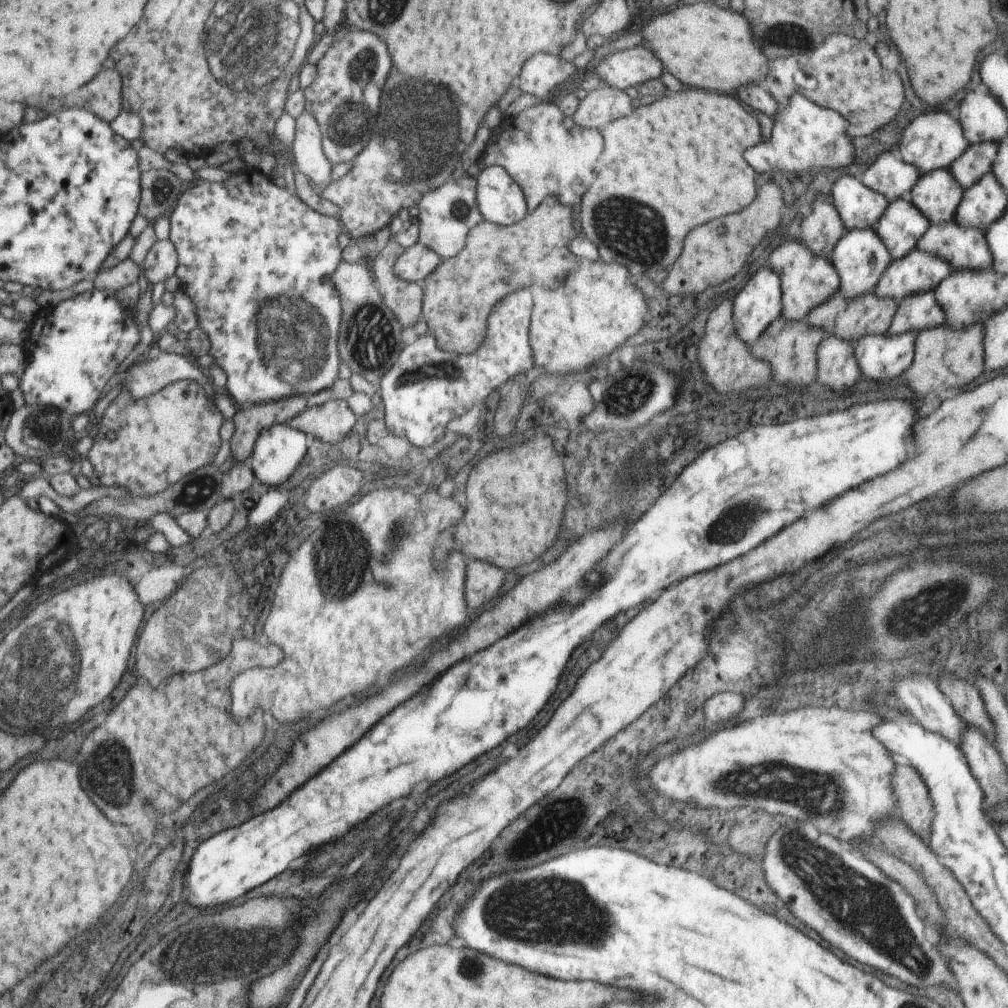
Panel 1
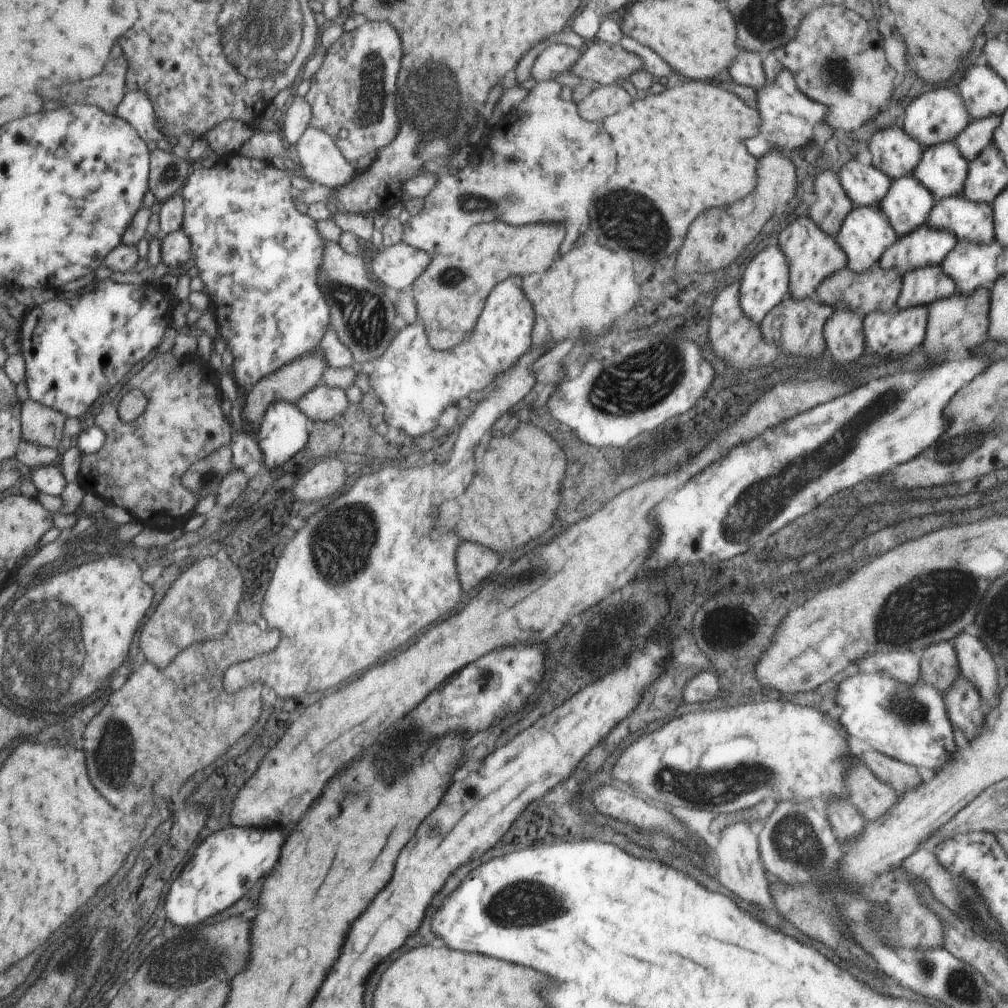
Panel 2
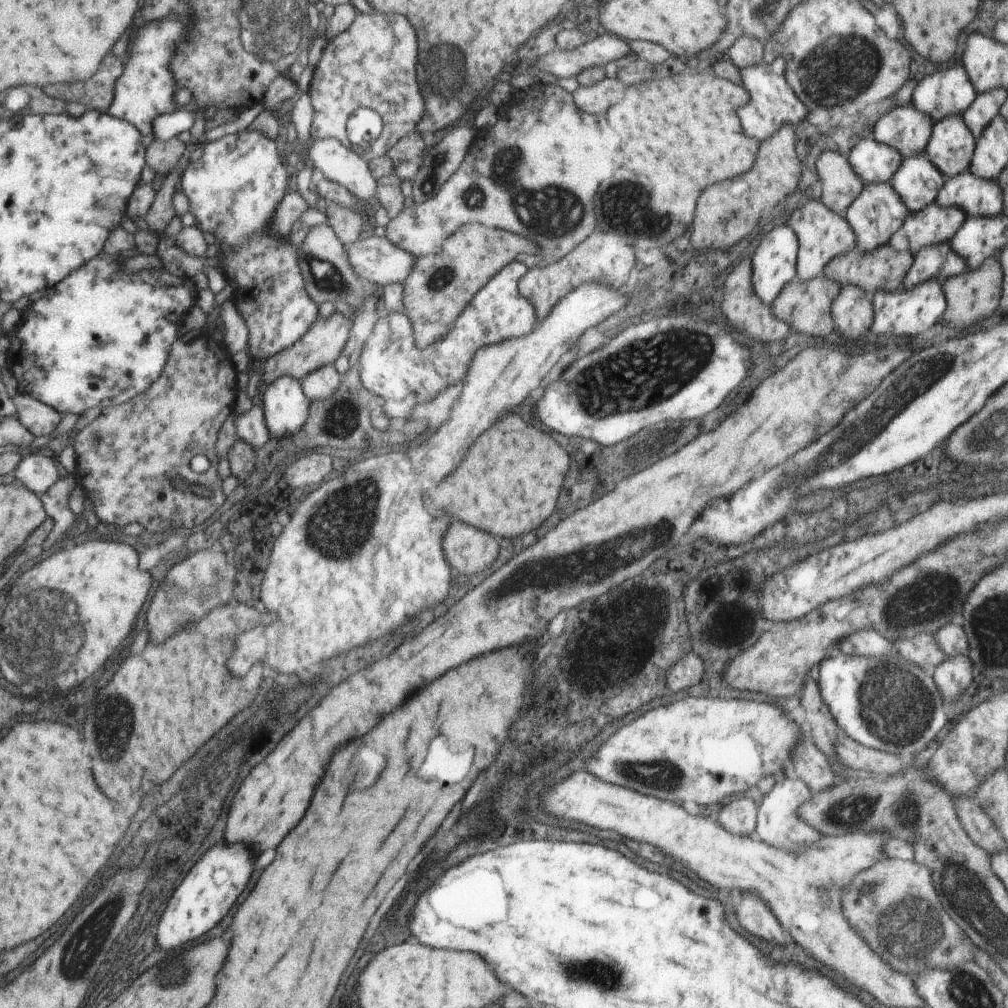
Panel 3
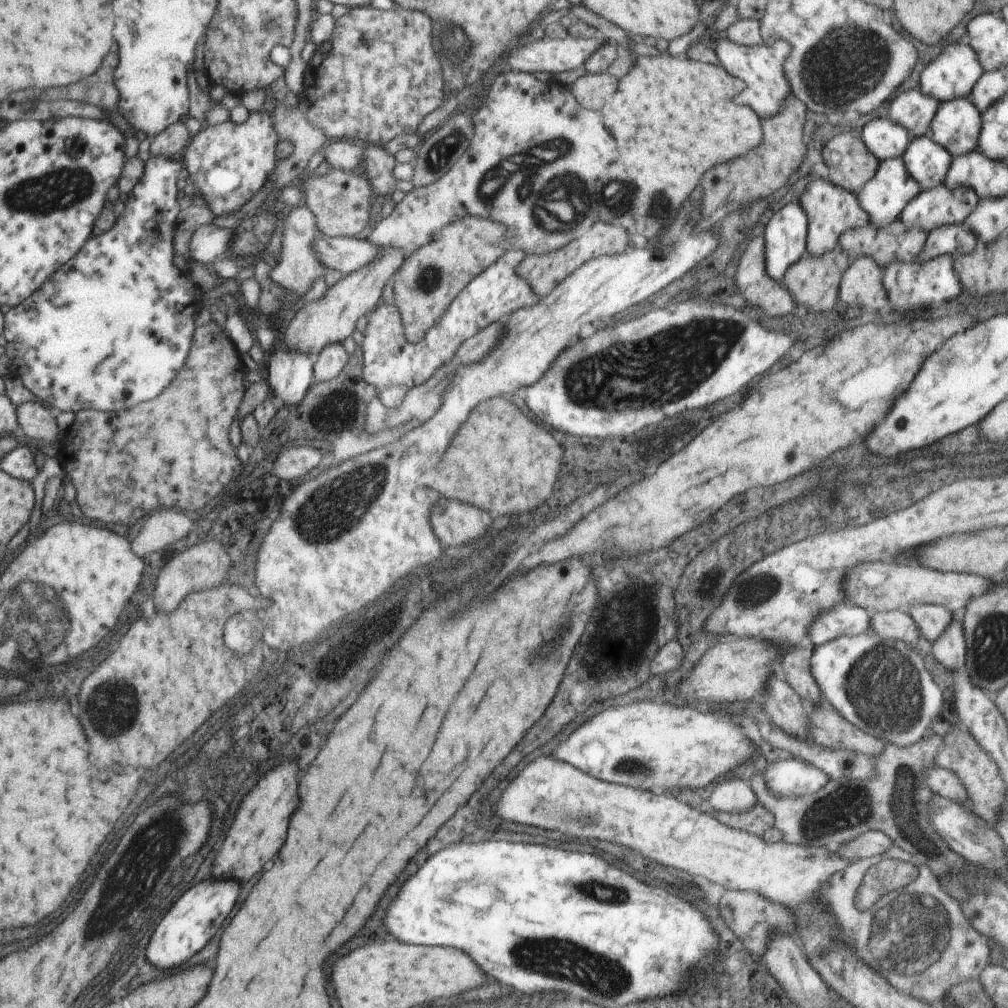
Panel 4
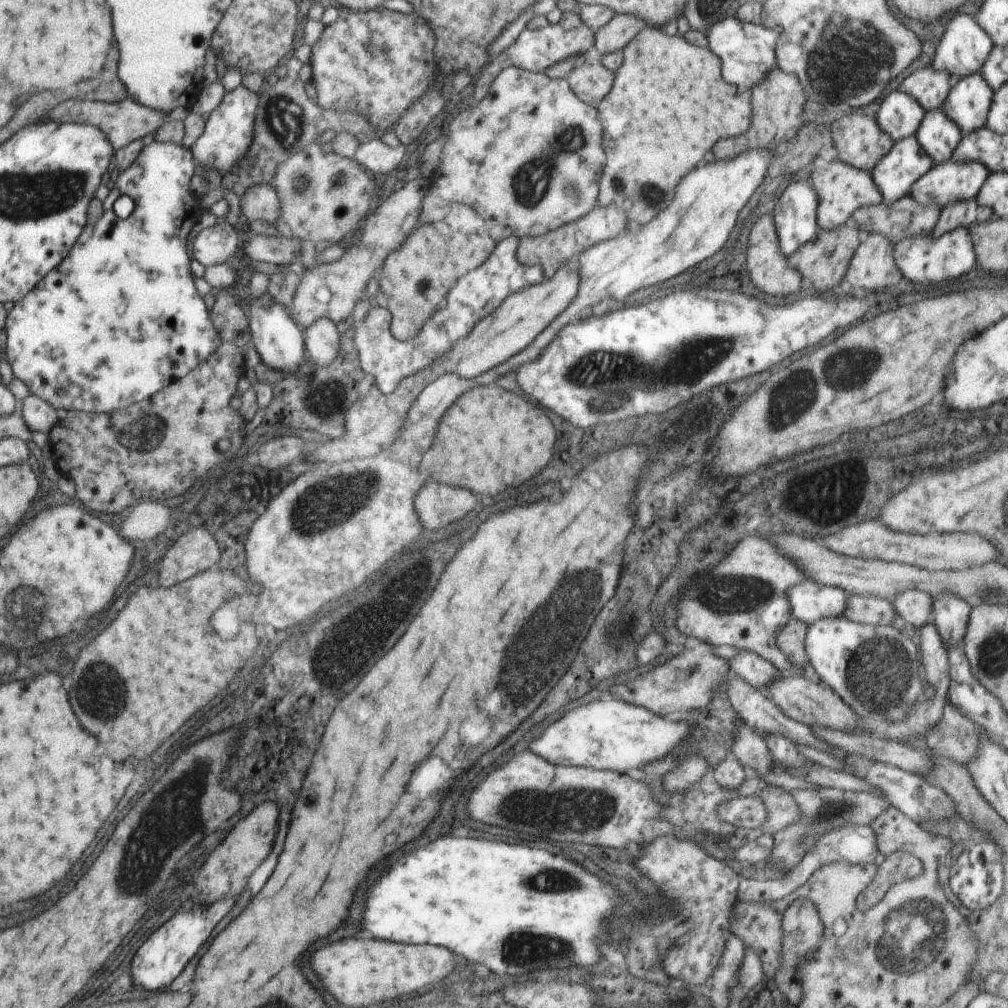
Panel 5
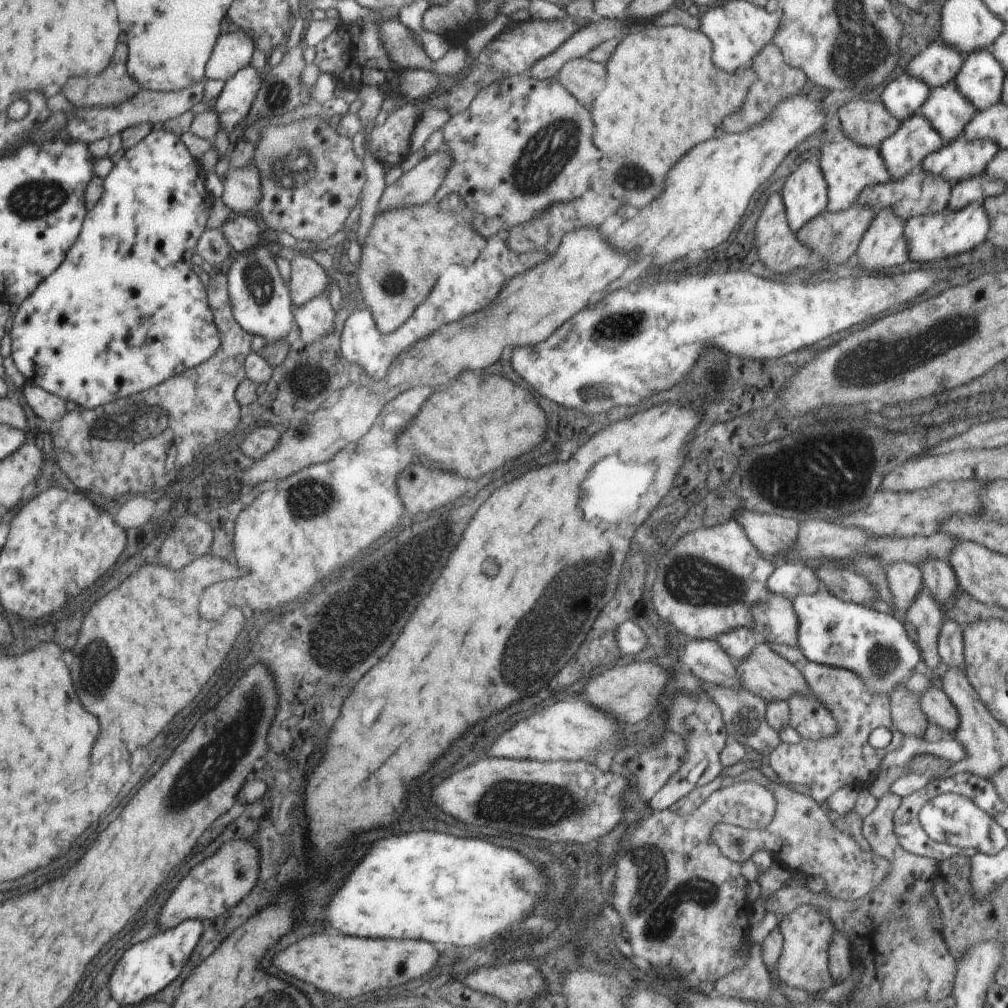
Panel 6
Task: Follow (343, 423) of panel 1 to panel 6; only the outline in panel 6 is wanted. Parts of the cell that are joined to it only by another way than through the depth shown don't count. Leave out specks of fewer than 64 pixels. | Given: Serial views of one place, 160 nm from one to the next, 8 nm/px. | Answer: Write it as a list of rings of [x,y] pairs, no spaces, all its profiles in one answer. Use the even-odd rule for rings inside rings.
[[[327,292],[304,304],[303,307],[294,307],[293,315],[297,324],[295,338],[305,345],[313,345],[334,326],[335,311],[330,305]]]

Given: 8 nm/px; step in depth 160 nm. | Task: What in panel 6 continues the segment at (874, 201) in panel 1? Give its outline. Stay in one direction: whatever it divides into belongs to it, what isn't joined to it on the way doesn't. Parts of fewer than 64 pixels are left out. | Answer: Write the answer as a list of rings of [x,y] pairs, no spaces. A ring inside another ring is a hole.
[[[905,70],[886,86],[880,100],[888,112],[902,122],[920,111],[920,106],[928,100],[930,90],[928,84],[910,76]]]

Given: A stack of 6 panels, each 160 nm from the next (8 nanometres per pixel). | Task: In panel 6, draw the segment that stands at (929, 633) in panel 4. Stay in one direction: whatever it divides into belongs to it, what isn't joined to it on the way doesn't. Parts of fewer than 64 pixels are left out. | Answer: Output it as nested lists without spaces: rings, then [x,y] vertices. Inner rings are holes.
[[[895,562],[885,572],[893,606],[908,610],[924,588],[921,570],[907,562]]]

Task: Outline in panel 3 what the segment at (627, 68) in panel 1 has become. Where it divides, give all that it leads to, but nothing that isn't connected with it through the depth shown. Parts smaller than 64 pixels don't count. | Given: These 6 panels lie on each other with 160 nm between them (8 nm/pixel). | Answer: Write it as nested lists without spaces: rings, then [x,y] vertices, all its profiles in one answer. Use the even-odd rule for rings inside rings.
[[[601,34],[593,42],[584,42],[584,46],[572,51],[558,51],[548,53],[533,60],[535,70],[545,70],[559,79],[578,76],[590,66],[604,68],[612,60],[632,52],[628,42],[616,35]]]

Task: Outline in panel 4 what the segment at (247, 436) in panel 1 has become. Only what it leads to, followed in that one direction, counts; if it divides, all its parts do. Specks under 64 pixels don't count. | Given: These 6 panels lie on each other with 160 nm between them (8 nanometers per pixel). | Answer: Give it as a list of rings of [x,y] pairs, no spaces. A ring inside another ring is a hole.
[[[382,247],[376,259],[330,287],[320,302],[307,303],[306,307],[301,308],[296,318],[288,324],[286,332],[281,334],[282,346],[293,353],[316,358],[325,346],[344,342],[356,329],[358,318],[374,311],[382,303],[383,288],[392,281],[402,264],[400,249]]]

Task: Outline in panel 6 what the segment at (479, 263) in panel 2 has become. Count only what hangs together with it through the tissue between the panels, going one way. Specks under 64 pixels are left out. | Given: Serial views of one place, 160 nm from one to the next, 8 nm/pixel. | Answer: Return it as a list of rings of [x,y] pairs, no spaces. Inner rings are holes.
[[[458,197],[454,199],[453,205],[450,212],[446,208],[439,208],[434,202],[428,202],[421,207],[402,206],[400,209],[392,209],[375,217],[367,244],[361,248],[360,266],[354,267],[352,274],[353,281],[354,278],[358,278],[355,286],[360,288],[362,298],[371,310],[378,330],[382,334],[389,335],[397,331],[414,314],[418,306],[428,298],[428,292],[438,280],[442,270],[446,270],[452,264],[470,268],[470,264],[480,256],[484,238],[476,234],[477,230],[474,229],[472,218],[469,216],[468,203]]]

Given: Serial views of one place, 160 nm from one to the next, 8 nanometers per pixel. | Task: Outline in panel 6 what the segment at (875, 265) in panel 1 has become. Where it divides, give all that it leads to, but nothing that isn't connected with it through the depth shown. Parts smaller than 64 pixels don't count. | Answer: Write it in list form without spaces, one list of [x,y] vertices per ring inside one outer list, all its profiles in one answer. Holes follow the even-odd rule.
[[[916,112],[908,120],[902,121],[900,128],[880,144],[879,152],[884,158],[884,164],[886,164],[886,170],[890,172],[891,180],[903,180],[904,176],[910,173],[910,170],[921,167],[921,163],[926,159],[926,156],[936,152],[942,146],[940,134],[932,128],[928,119],[920,112]]]

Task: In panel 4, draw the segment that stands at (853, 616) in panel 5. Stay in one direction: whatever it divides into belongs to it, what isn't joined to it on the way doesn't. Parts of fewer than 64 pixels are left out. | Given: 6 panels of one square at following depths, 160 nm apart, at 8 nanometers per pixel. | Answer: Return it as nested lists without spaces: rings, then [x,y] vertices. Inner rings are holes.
[[[901,609],[871,614],[871,626],[883,639],[908,647],[915,647],[921,635],[909,612]]]

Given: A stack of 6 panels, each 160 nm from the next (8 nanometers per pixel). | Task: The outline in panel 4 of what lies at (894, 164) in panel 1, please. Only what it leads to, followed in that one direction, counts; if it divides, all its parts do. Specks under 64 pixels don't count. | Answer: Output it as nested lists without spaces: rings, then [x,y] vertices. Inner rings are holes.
[[[919,88],[904,92],[891,100],[887,118],[905,128],[910,138],[923,137],[931,130],[931,122],[940,103],[931,96],[922,94]]]

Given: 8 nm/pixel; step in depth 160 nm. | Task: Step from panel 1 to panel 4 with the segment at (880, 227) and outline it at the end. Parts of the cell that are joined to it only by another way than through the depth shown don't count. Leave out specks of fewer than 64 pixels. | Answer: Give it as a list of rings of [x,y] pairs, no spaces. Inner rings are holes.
[[[930,134],[923,137],[914,137],[908,143],[904,154],[901,156],[907,175],[919,184],[920,190],[927,191],[936,185],[942,185],[948,169],[950,168],[953,156],[945,149],[933,141]]]

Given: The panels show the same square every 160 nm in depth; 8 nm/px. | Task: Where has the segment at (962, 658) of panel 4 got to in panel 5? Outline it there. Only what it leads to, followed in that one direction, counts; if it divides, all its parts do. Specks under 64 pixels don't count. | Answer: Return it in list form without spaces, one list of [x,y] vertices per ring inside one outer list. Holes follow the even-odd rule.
[[[938,595],[933,599],[932,622],[947,651],[963,646],[971,607],[954,595]]]

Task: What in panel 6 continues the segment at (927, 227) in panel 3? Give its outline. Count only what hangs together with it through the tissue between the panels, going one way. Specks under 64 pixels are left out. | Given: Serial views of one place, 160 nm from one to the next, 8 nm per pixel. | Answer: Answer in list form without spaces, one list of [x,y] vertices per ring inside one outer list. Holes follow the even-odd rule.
[[[960,134],[950,144],[926,156],[921,167],[924,176],[926,171],[942,176],[952,188],[956,182],[985,173],[999,149],[1000,146],[992,140],[966,140],[966,136]]]

